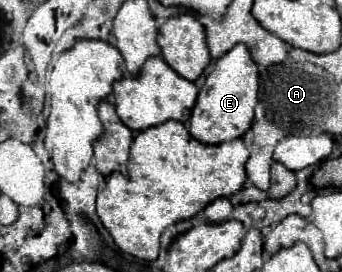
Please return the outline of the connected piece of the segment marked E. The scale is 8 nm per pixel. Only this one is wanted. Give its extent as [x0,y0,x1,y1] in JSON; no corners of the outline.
[190,45,258,143]

